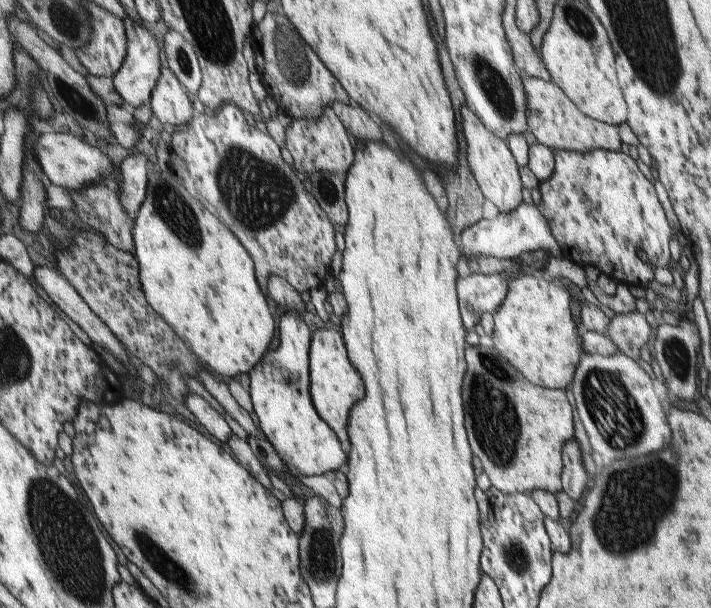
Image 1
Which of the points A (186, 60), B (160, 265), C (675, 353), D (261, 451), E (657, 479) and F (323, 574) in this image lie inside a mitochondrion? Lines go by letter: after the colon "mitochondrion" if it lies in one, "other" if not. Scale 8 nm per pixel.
A: mitochondrion
B: other
C: mitochondrion
D: other
E: mitochondrion
F: mitochondrion

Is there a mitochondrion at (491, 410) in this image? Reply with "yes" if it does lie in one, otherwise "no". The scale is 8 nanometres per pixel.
yes

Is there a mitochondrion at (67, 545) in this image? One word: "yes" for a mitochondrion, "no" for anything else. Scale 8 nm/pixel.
yes

